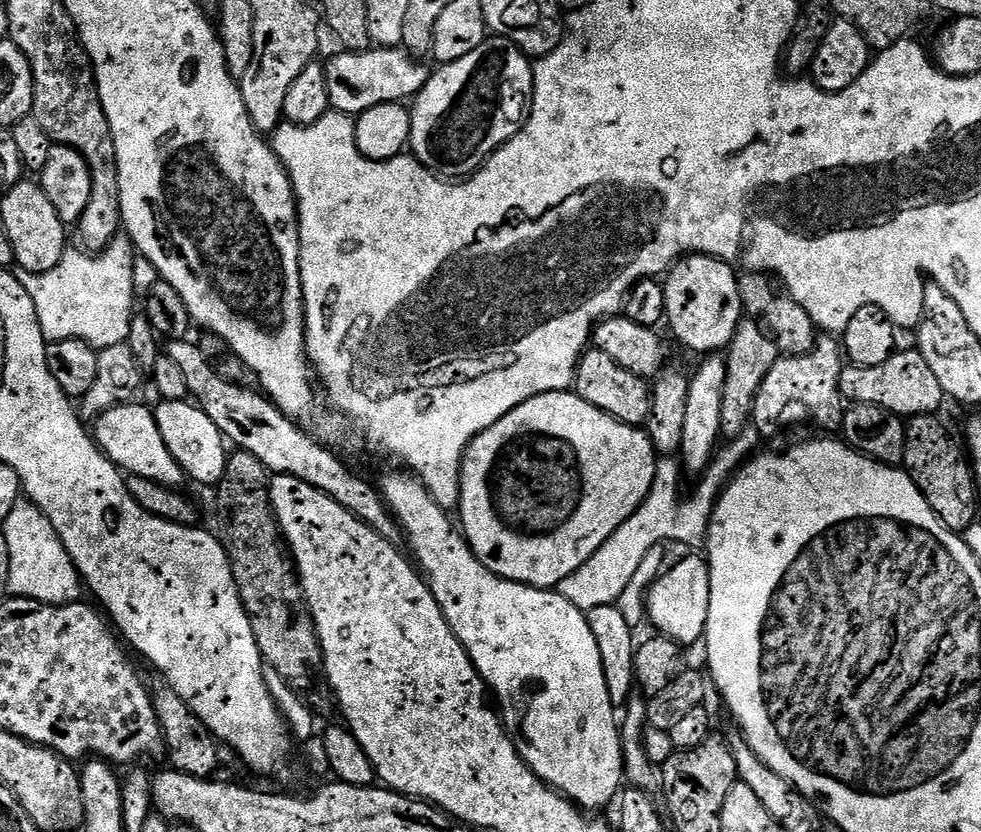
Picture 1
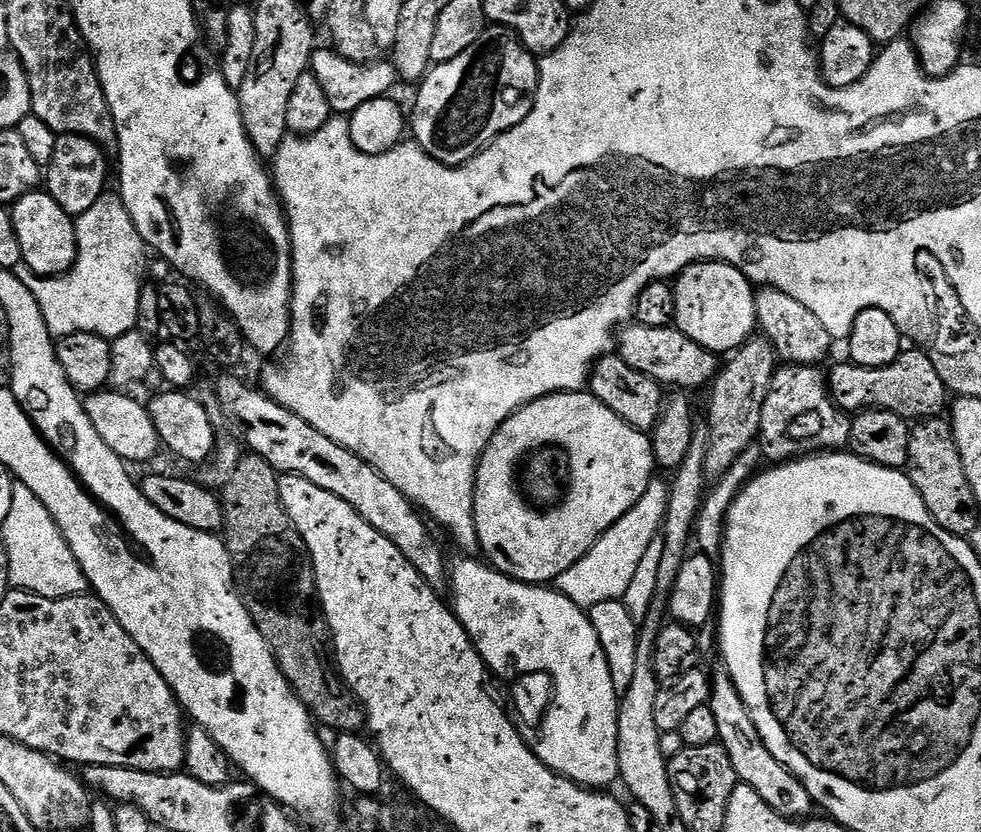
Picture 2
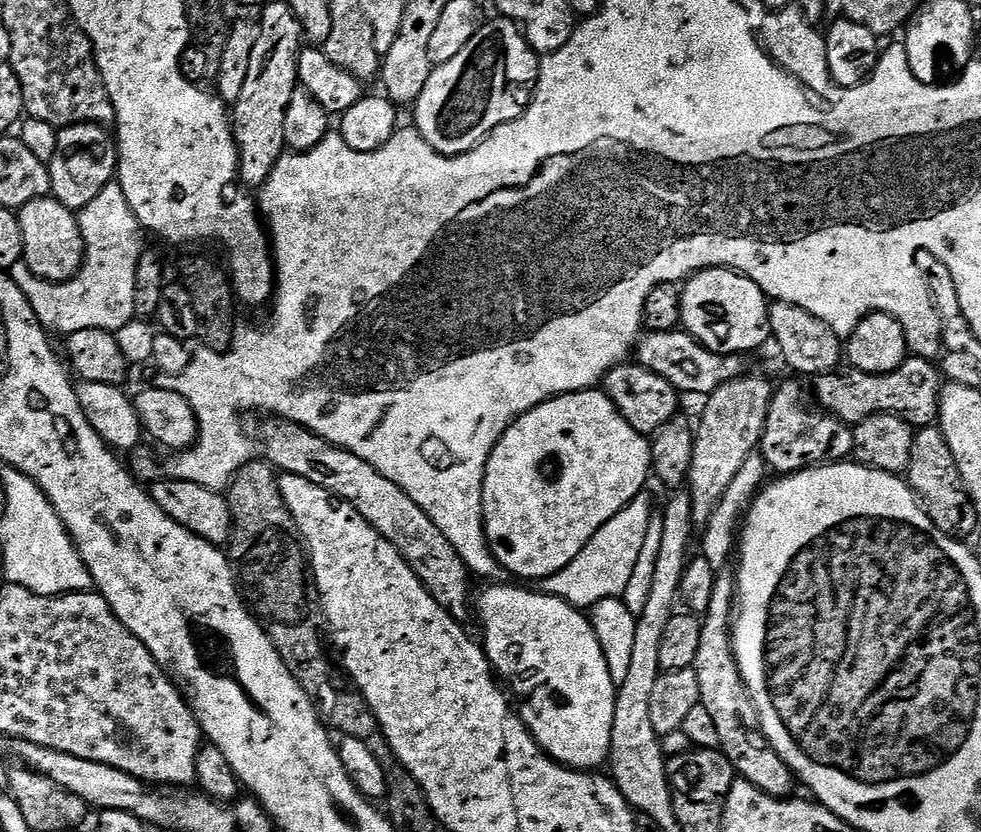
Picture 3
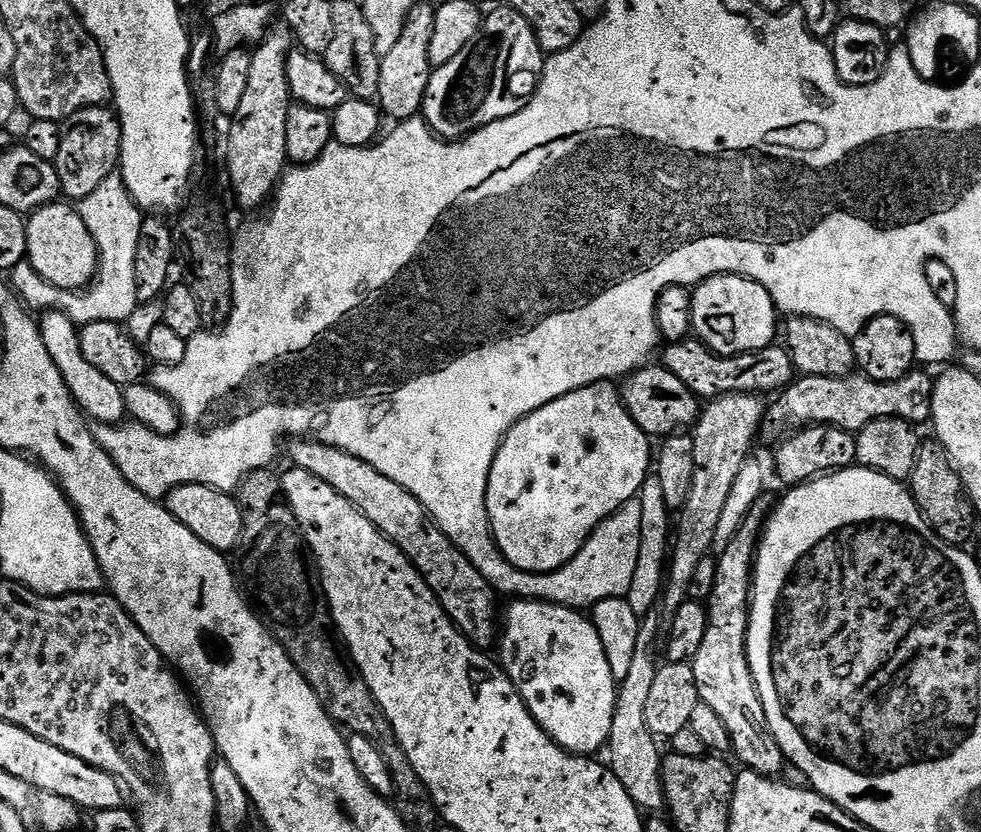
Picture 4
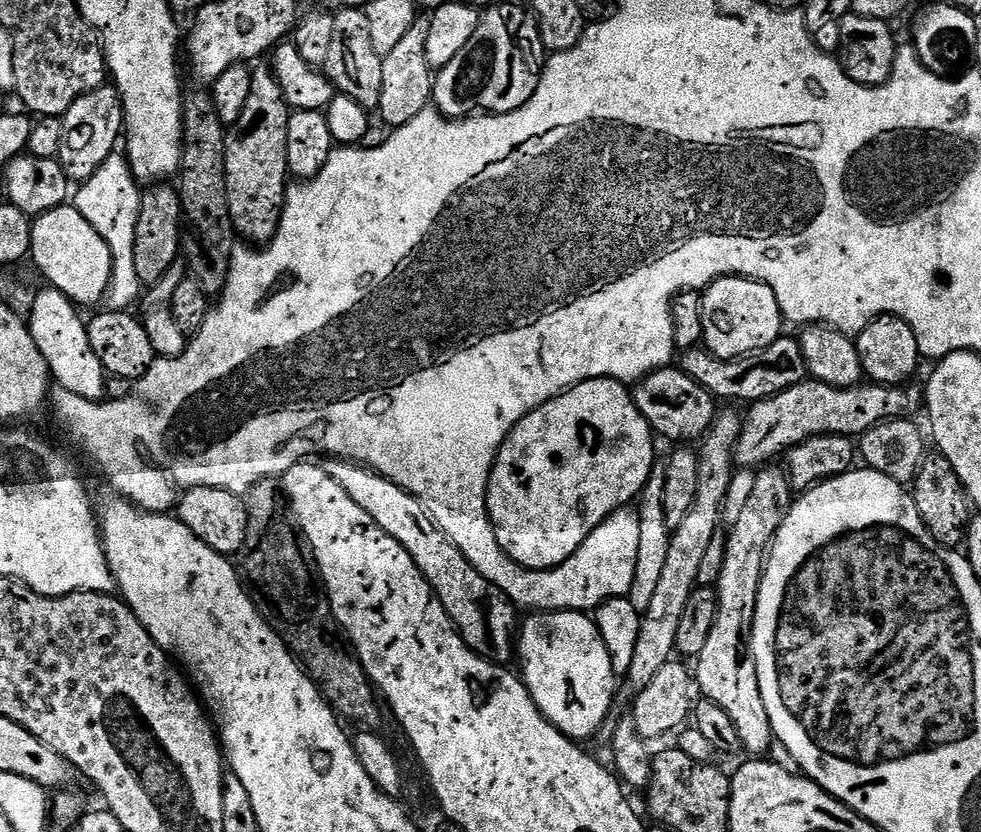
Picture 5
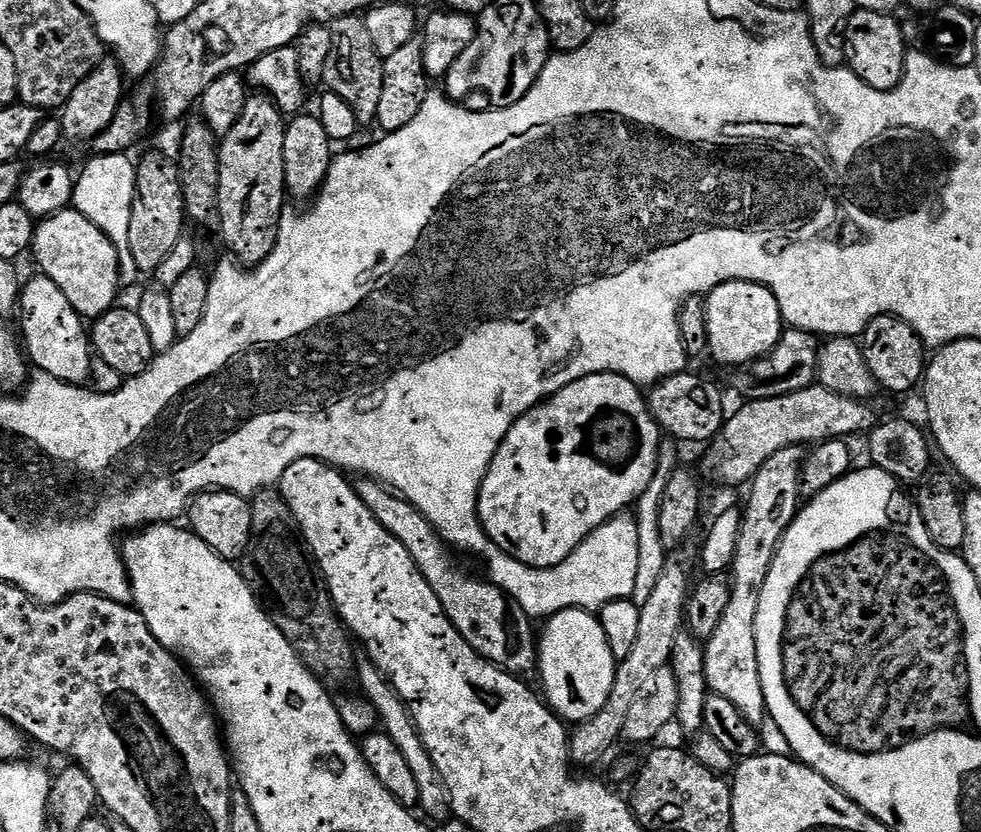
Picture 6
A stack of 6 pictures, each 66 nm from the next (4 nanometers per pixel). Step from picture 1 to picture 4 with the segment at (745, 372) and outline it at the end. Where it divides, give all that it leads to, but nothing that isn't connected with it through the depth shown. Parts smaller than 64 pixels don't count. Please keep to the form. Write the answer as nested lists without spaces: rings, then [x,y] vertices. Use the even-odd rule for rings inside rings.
[[[728,393],[725,396],[719,396],[716,399],[709,399],[707,403],[703,405],[700,419],[696,421],[694,427],[691,429],[690,435],[692,441],[694,442],[694,482],[690,482],[690,498],[686,498],[684,507],[679,509],[678,519],[674,524],[674,541],[670,546],[670,559],[666,565],[666,579],[664,582],[664,589],[662,591],[662,608],[665,613],[671,614],[678,610],[678,606],[682,606],[684,600],[689,599],[692,583],[694,582],[694,570],[698,570],[698,562],[709,559],[710,553],[708,551],[713,551],[716,548],[716,535],[718,534],[718,522],[722,522],[722,510],[726,507],[726,501],[730,499],[730,490],[734,490],[734,482],[738,482],[738,474],[742,474],[742,466],[750,457],[753,455],[752,443],[756,440],[756,432],[761,431],[764,414],[766,411],[766,404],[759,395],[753,393]]]

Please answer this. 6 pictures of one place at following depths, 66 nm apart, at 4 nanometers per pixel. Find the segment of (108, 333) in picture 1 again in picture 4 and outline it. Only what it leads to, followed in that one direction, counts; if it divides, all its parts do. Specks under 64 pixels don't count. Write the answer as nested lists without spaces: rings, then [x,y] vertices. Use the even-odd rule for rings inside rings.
[[[118,174],[107,176],[89,196],[79,201],[78,211],[86,230],[96,243],[98,263],[91,284],[83,290],[56,288],[42,279],[31,267],[19,264],[10,273],[10,284],[29,309],[55,310],[66,314],[73,324],[90,322],[126,322],[136,309],[134,290],[134,253],[138,251],[138,234],[142,230],[142,210],[129,194],[124,179]]]

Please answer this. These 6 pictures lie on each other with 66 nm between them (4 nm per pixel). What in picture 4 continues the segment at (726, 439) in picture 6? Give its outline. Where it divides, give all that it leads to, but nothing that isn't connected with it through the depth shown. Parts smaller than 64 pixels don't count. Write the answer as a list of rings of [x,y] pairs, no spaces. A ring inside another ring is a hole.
[[[913,370],[907,372],[902,378],[894,382],[878,382],[874,378],[863,374],[851,376],[800,376],[775,397],[773,404],[767,405],[764,422],[762,425],[763,435],[783,437],[793,430],[809,427],[813,424],[829,424],[835,428],[841,428],[853,434],[862,431],[870,422],[882,418],[898,418],[905,420],[913,426],[927,425],[932,418],[932,403],[934,402],[934,380],[924,372]]]

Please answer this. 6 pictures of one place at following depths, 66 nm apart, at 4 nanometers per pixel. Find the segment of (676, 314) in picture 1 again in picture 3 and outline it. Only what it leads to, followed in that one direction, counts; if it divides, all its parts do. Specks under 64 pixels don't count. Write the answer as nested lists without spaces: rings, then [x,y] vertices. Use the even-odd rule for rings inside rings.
[[[705,268],[689,276],[680,297],[680,322],[702,347],[720,355],[749,354],[769,343],[768,310],[770,300],[748,276],[730,268]]]

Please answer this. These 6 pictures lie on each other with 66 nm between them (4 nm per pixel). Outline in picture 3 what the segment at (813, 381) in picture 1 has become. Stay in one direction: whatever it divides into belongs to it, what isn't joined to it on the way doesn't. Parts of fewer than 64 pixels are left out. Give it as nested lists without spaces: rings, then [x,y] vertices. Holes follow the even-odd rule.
[[[788,380],[773,391],[758,451],[765,465],[776,471],[777,477],[793,476],[796,472],[805,472],[807,468],[847,461],[853,450],[852,428],[819,407],[808,408],[803,390],[794,381]]]

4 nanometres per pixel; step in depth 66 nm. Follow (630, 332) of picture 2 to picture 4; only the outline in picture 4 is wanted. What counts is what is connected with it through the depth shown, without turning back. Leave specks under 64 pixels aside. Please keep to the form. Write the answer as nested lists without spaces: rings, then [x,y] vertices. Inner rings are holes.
[[[689,338],[682,343],[668,344],[663,352],[663,367],[668,368],[672,374],[677,374],[678,378],[690,387],[691,392],[702,400],[716,399],[728,393],[780,392],[787,388],[796,376],[787,349],[778,344],[744,355],[719,356],[704,347],[699,339]]]

